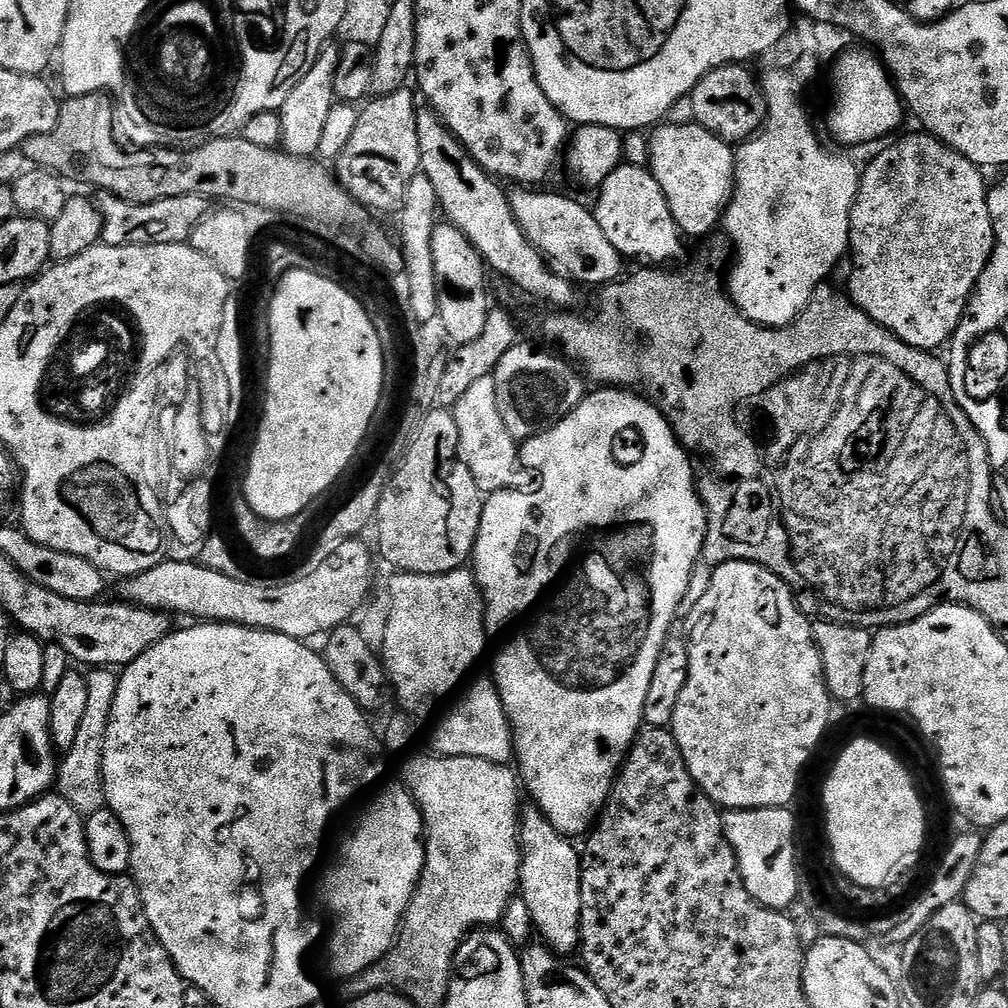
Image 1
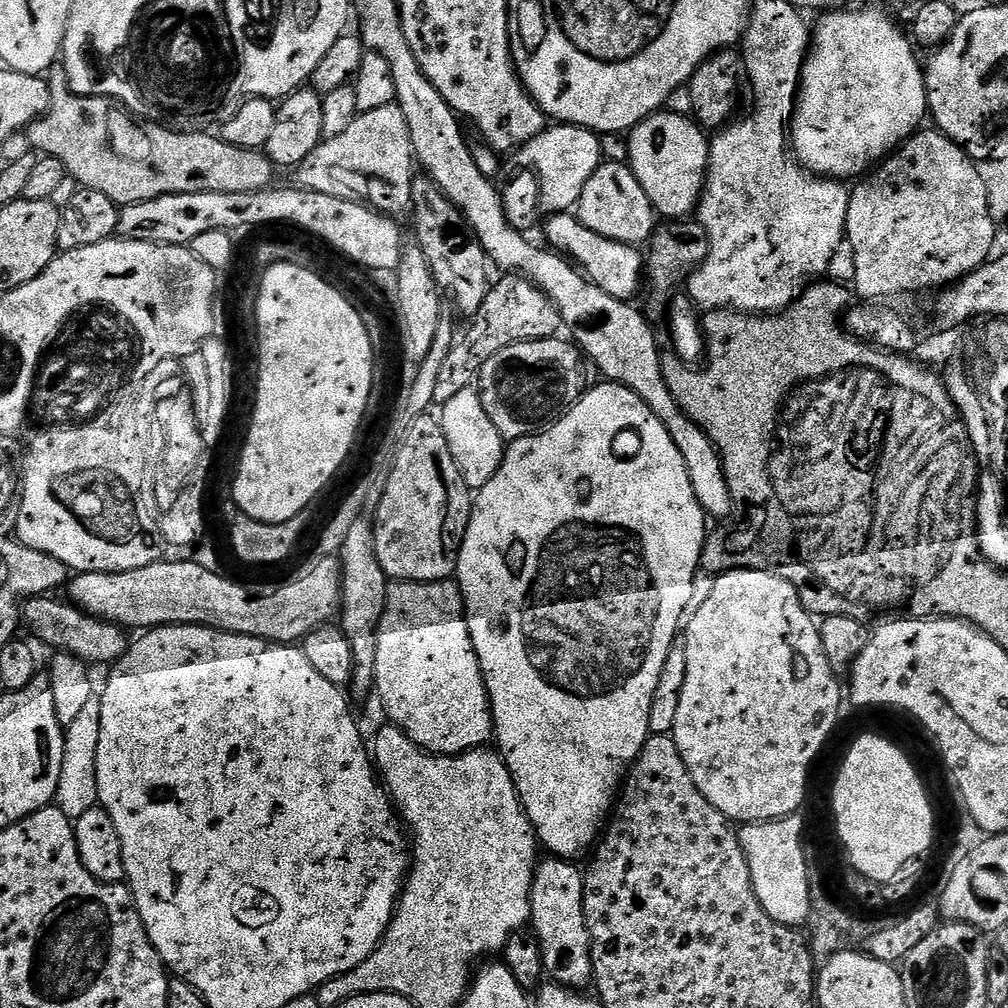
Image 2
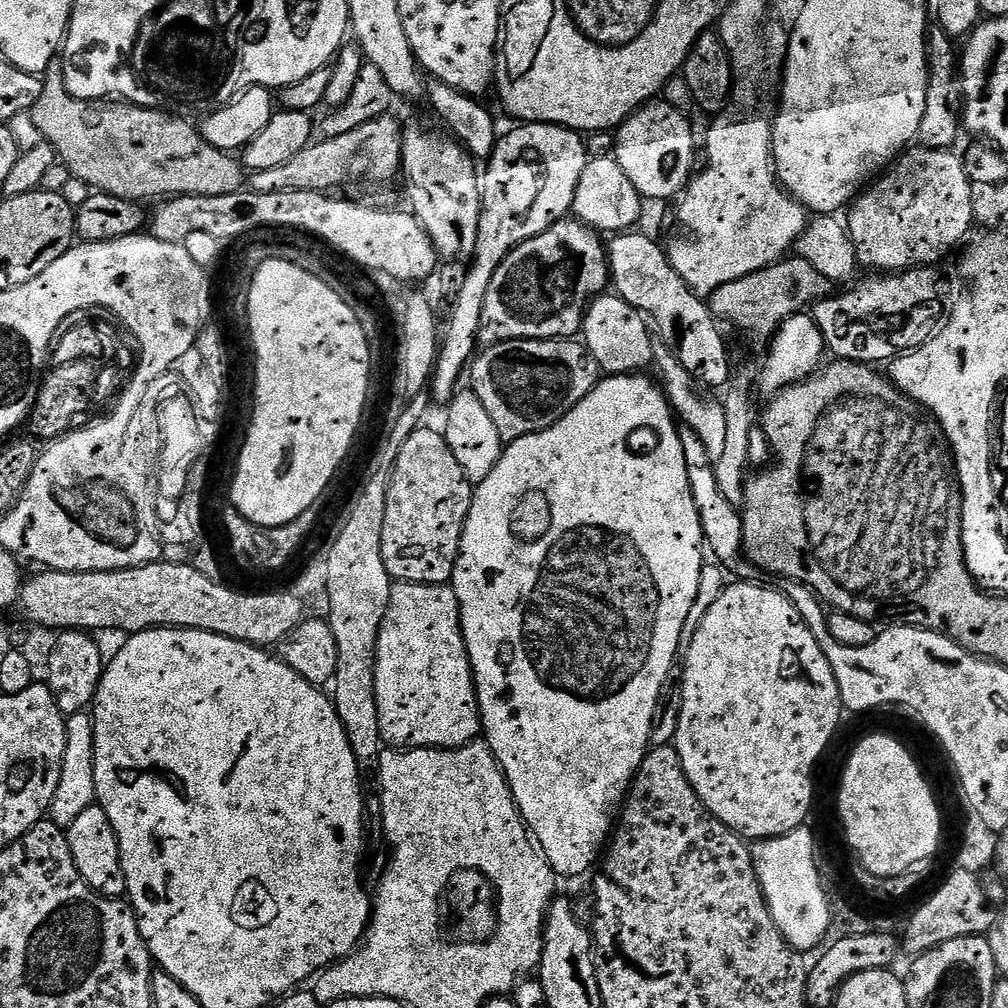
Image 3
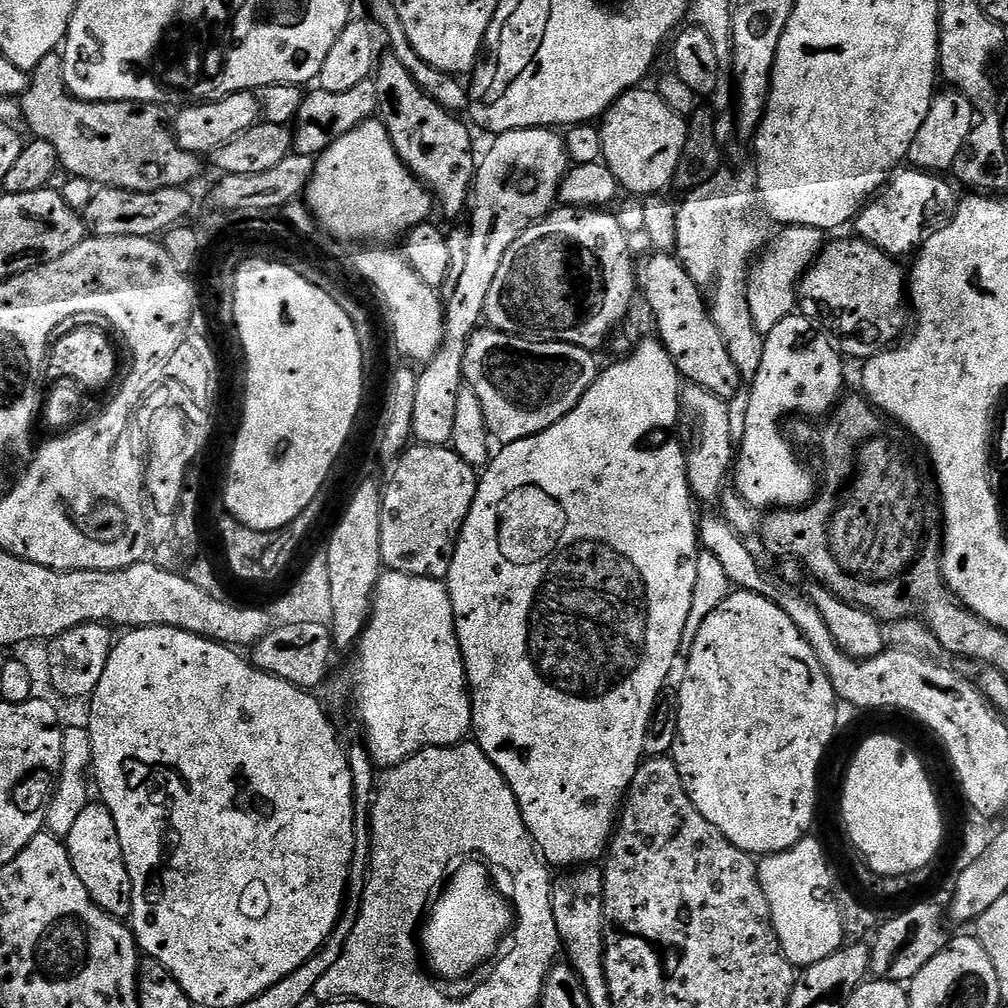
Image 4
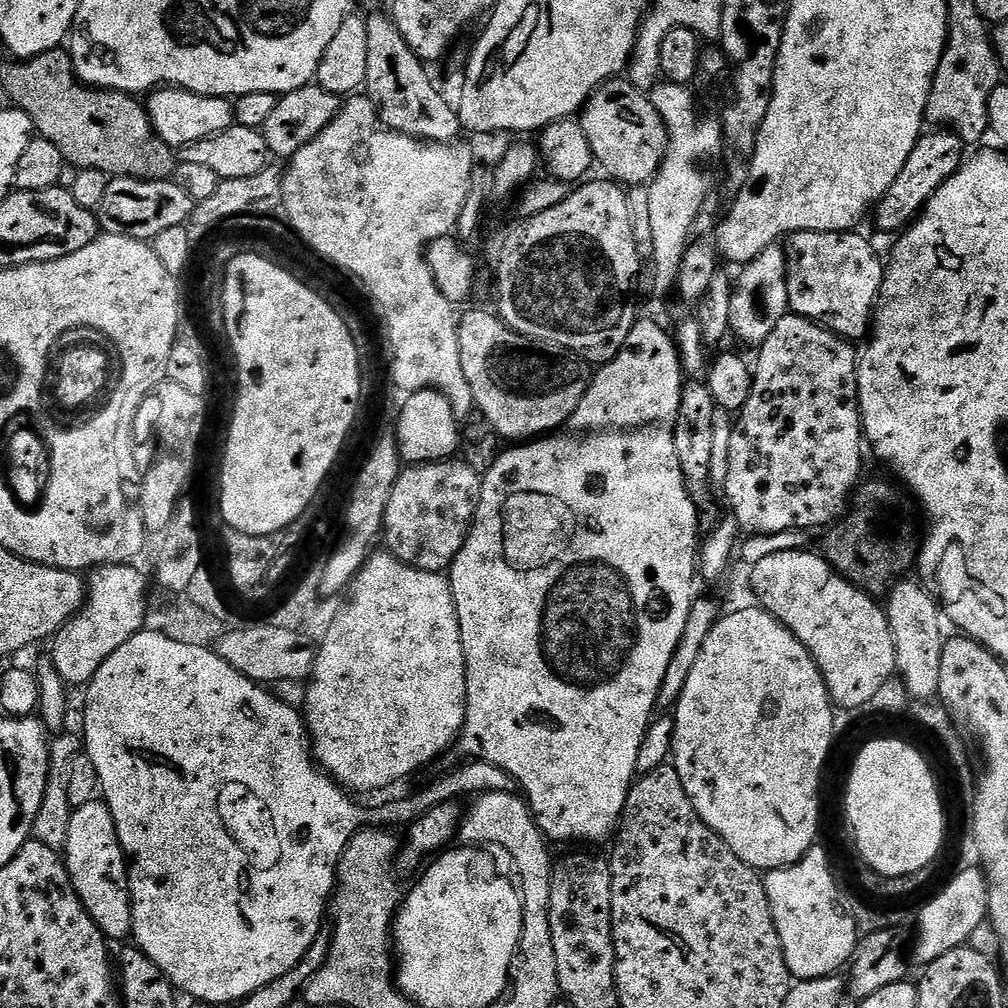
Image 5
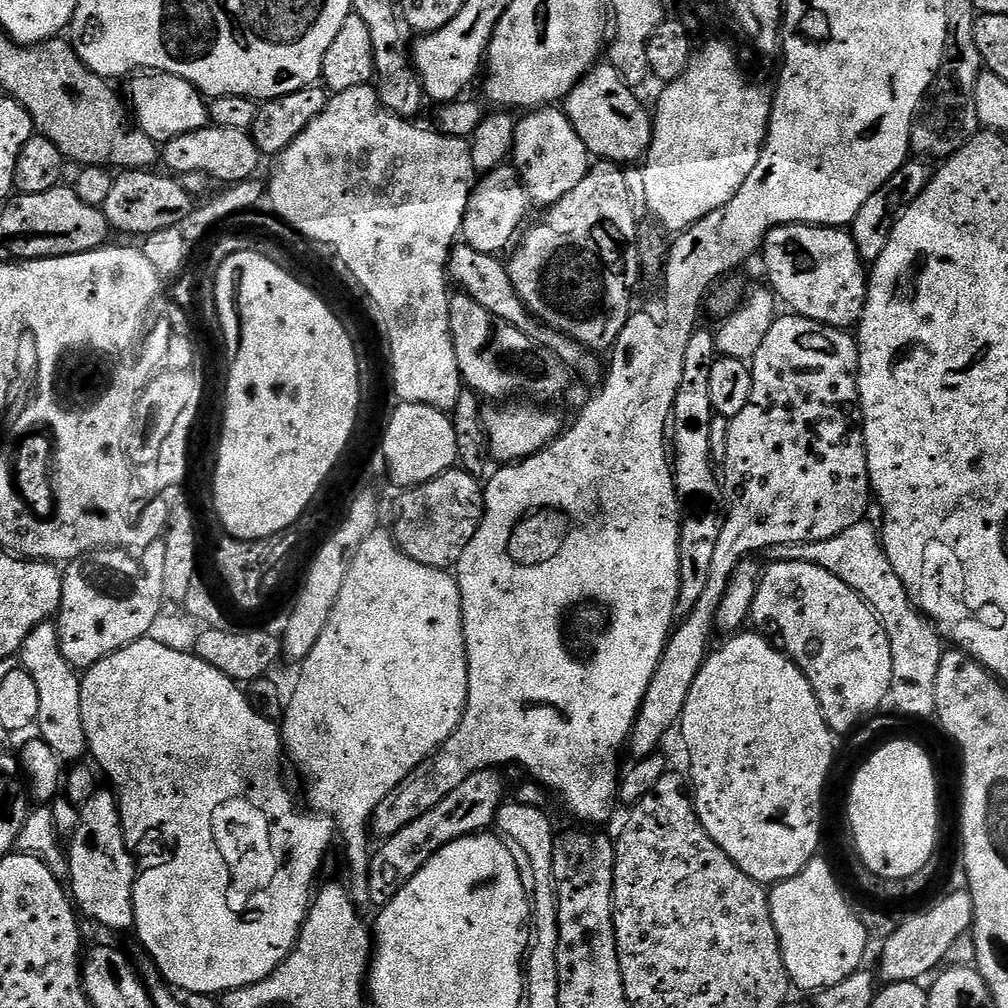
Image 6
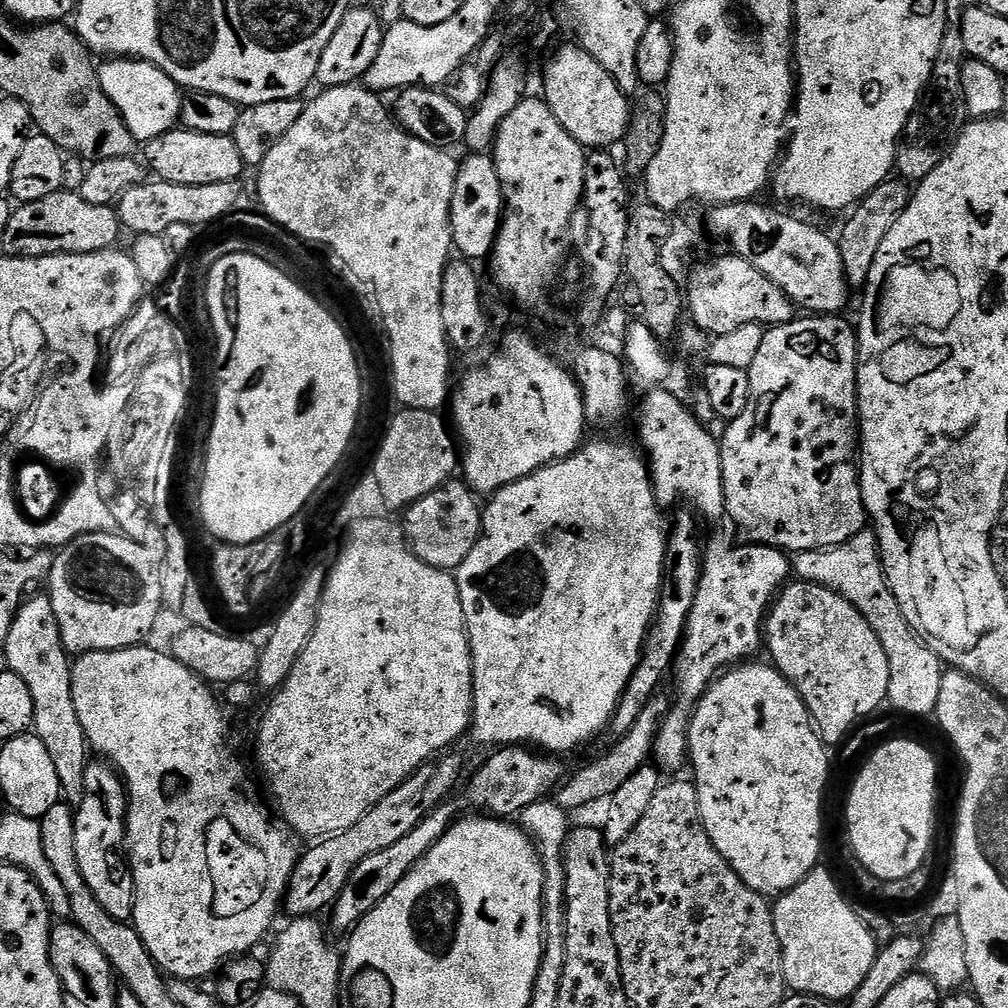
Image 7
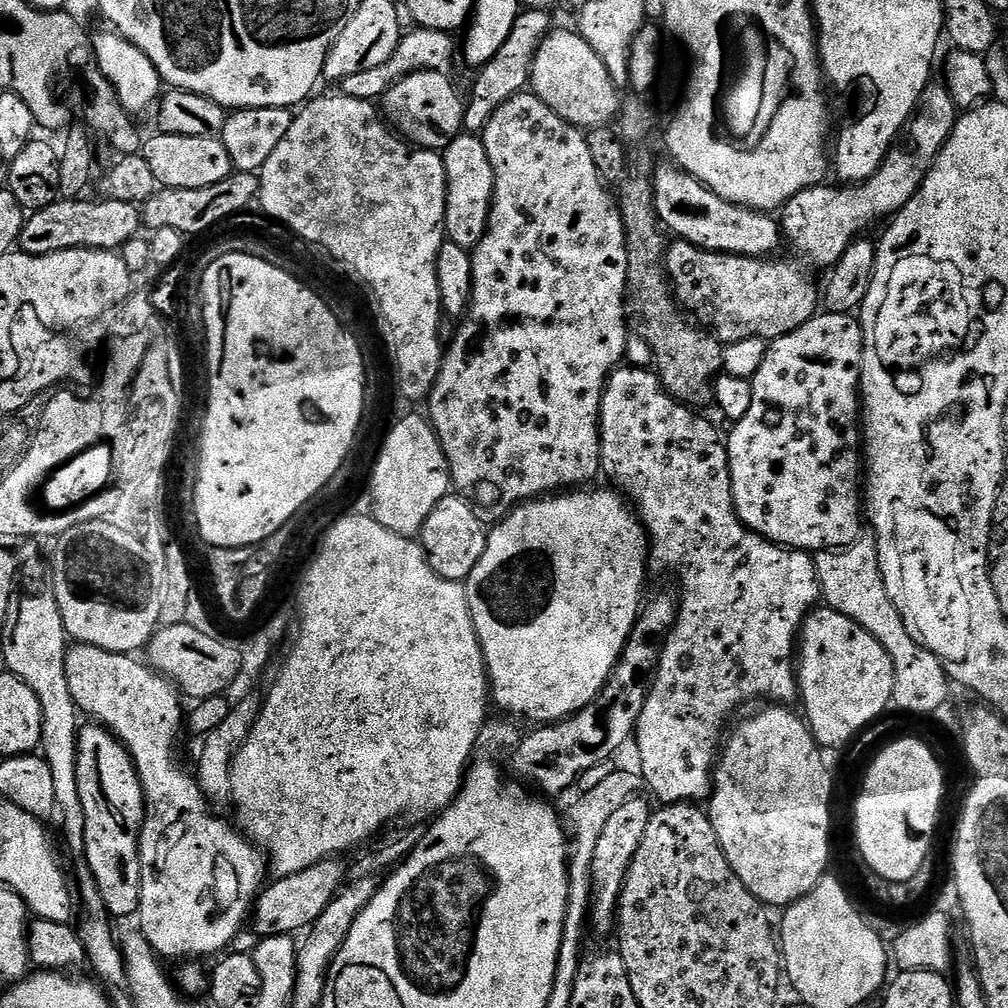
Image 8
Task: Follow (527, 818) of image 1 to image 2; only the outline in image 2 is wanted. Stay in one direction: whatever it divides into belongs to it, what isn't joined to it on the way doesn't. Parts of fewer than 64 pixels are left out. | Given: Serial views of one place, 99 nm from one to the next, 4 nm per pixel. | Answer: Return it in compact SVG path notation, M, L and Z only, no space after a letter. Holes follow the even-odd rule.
M544 859L537 863L532 883L530 928L540 944L545 973L564 988L584 990L593 983L592 939L584 913L584 872L576 869L572 860Z

